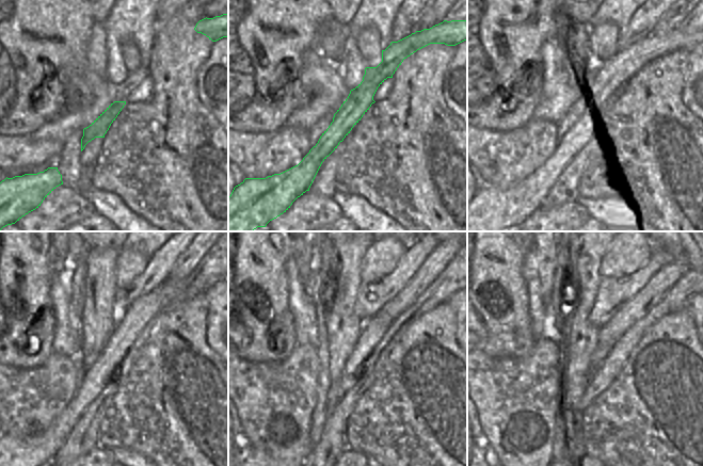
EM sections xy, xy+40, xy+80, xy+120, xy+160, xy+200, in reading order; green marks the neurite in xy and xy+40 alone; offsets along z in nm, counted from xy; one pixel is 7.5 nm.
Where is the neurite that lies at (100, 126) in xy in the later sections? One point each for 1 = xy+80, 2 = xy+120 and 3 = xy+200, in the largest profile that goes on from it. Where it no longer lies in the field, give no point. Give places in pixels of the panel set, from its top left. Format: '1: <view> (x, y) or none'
1: xy+80 (491, 209)
2: xy+120 (41, 448)
3: xy+200 (602, 350)

